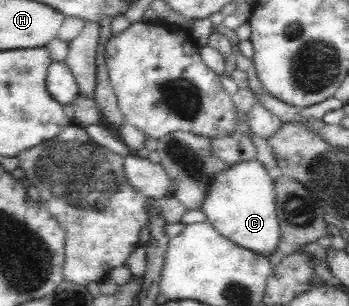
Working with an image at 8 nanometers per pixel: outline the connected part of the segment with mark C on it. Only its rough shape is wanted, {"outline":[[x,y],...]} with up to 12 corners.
{"outline":[[257,159],[228,165],[201,210],[224,238],[264,256],[281,230]]}

